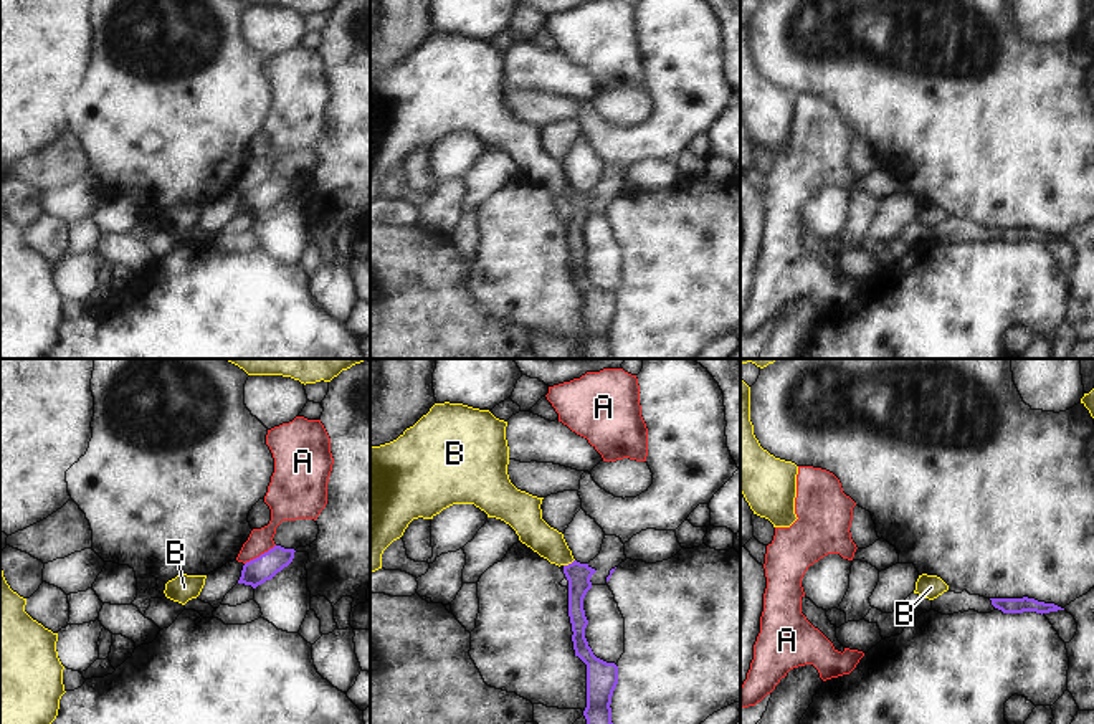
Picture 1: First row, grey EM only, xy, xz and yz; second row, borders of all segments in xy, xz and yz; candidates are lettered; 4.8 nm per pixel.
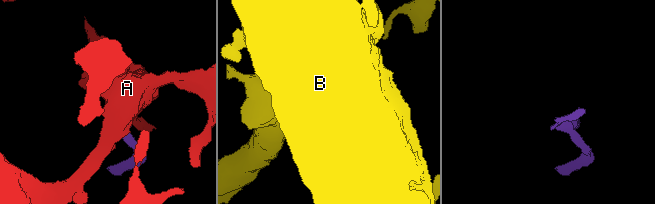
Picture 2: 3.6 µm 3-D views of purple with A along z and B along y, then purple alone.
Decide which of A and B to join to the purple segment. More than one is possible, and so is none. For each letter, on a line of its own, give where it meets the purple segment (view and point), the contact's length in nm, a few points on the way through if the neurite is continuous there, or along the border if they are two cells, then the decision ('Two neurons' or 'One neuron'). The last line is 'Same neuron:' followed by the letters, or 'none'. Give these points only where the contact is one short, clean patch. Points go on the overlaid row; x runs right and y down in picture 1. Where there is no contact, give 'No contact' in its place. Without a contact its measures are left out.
A: Touches purple at xy (261, 554). Shared border 180 nm. Two neurons
B: Touches purple at xz (569, 564). Shared border 70 nm. Path across: xz (579, 576), (569, 564), (532, 531). One neuron
Same neuron: B.

